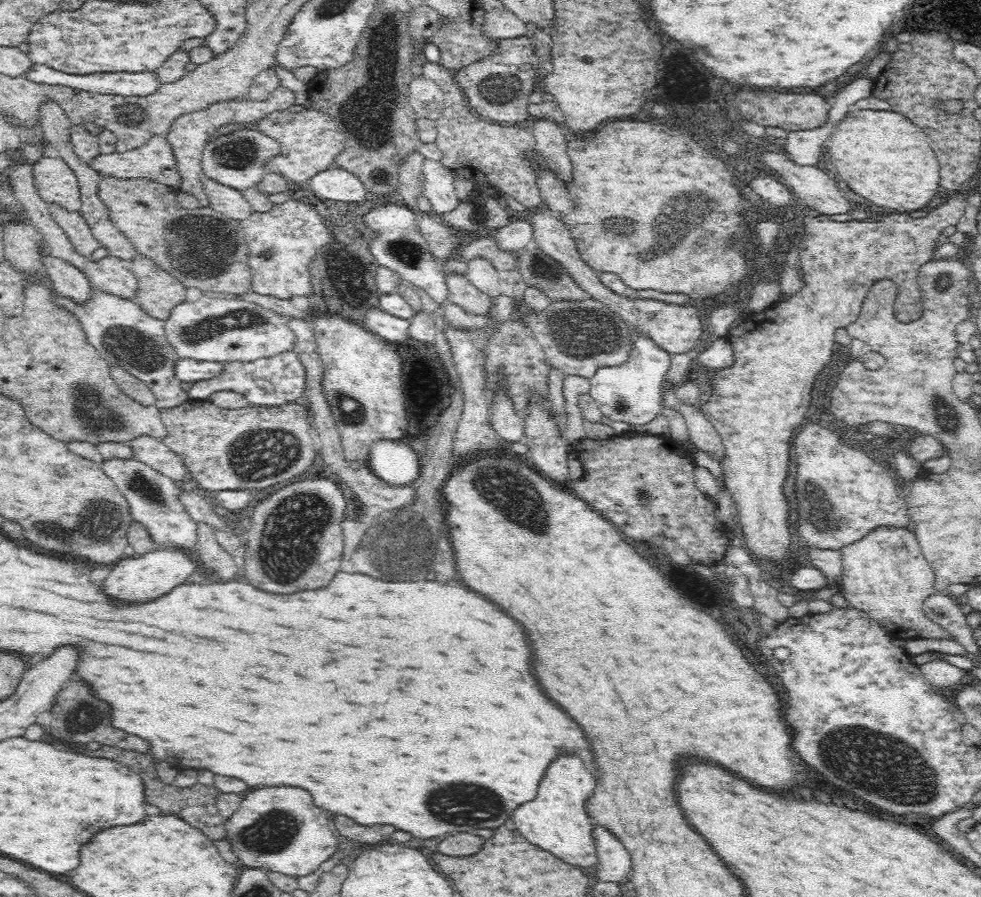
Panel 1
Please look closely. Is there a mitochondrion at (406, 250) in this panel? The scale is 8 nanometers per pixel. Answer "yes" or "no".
yes

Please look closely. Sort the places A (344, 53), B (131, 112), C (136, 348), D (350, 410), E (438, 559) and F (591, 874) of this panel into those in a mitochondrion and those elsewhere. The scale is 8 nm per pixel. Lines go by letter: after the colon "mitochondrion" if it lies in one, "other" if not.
A: other
B: mitochondrion
C: mitochondrion
D: mitochondrion
E: mitochondrion
F: other

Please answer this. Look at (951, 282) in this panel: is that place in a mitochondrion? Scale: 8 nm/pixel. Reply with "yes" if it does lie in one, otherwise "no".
yes

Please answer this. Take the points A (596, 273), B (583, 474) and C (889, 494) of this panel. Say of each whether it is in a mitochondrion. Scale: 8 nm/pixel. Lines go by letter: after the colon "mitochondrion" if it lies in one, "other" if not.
A: other
B: other
C: other

